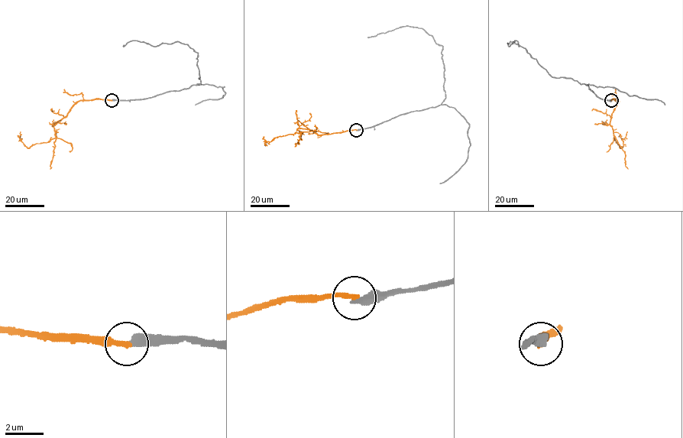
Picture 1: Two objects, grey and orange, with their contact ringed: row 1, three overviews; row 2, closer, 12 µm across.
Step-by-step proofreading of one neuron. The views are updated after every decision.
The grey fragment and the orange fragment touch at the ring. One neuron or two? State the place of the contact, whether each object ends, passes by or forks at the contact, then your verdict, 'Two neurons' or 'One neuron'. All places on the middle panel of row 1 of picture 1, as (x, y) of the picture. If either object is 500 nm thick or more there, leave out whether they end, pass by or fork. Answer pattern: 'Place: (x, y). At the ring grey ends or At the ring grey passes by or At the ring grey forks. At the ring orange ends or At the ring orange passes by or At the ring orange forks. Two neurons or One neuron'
Place: (356, 130). At the ring grey ends. At the ring orange ends. One neuron

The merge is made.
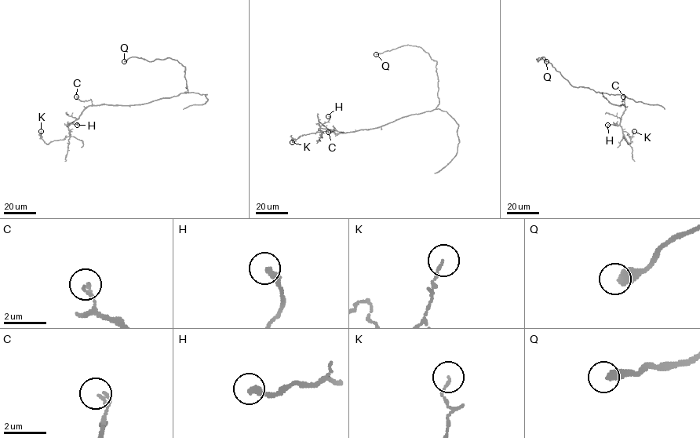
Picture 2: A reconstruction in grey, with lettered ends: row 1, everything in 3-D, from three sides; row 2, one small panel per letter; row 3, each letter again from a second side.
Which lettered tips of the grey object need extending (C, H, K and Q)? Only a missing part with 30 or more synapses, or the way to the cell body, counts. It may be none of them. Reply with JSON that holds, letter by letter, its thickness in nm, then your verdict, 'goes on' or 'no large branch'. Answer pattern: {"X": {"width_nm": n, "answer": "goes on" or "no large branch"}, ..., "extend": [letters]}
{"C": {"width_nm": 160, "answer": "no large branch"}, "H": {"width_nm": 320, "answer": "no large branch"}, "K": {"width_nm": 110, "answer": "no large branch"}, "Q": {"width_nm": 440, "answer": "goes on"}, "extend": ["Q"]}

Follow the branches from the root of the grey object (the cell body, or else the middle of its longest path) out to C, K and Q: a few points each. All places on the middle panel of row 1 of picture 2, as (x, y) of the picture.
C: (412, 114), (371, 129), (344, 133), (328, 132)
K: (412, 114), (379, 127), (345, 133), (319, 128), (321, 132), (300, 136), (292, 142)
Q: (412, 114), (431, 111), (439, 103), (437, 62), (420, 47), (409, 45), (376, 54)

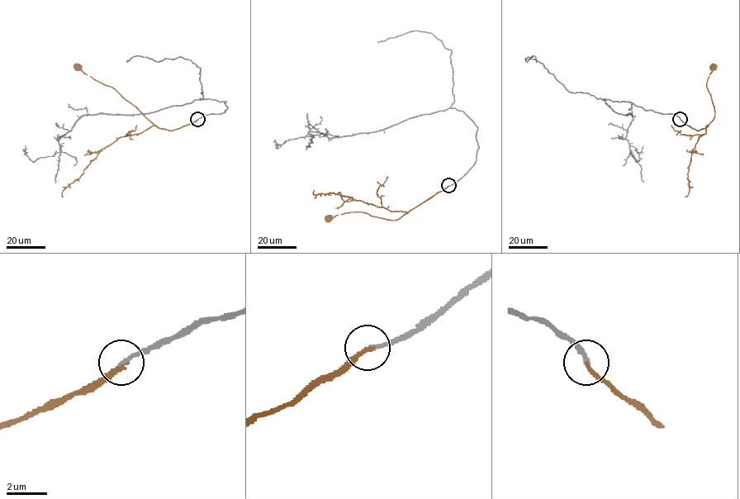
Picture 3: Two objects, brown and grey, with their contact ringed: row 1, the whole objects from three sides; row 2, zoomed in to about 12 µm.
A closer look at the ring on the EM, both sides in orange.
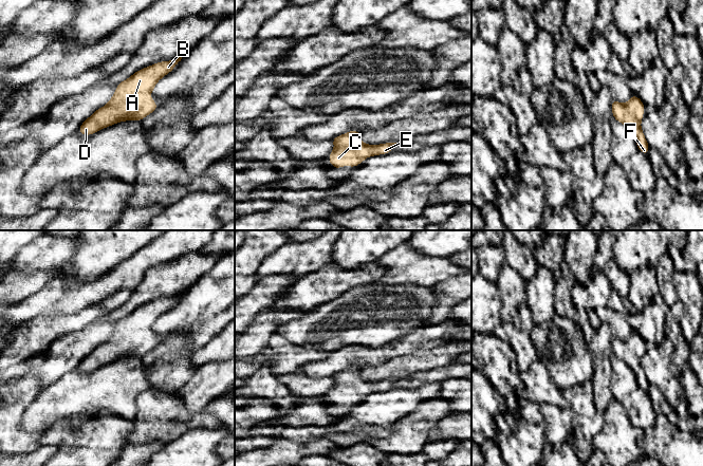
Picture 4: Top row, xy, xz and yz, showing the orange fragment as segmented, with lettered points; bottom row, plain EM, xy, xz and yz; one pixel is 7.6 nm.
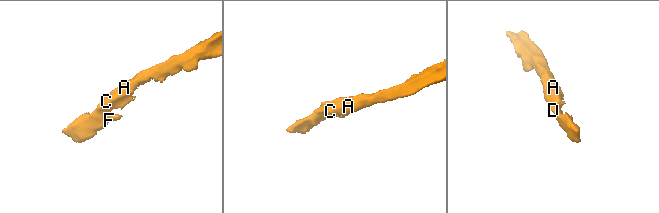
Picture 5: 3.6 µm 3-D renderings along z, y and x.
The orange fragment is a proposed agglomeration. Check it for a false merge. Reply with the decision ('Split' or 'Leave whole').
Leave whole

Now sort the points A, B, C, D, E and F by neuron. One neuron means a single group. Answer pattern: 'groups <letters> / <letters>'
groups A B C D E F

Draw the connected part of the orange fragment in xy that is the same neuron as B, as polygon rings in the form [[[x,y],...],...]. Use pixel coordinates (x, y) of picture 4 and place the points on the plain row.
[[[178,294],[175,297],[161,298],[149,302],[145,305],[136,307],[128,316],[119,319],[109,339],[106,342],[97,346],[90,354],[88,354],[81,360],[78,369],[84,372],[91,372],[100,366],[112,362],[119,358],[142,357],[148,351],[152,350],[159,344],[155,337],[149,335],[154,322],[161,315],[171,309],[178,299],[181,298],[181,296],[182,294]]]

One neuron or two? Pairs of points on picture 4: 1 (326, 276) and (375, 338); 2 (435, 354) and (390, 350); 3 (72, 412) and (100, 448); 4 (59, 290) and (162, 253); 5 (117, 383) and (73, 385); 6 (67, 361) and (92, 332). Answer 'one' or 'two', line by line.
1: two
2: two
3: two
4: one
5: one
6: one

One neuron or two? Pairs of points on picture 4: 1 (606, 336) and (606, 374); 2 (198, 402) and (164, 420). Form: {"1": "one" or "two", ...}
{"1": "one", "2": "two"}

